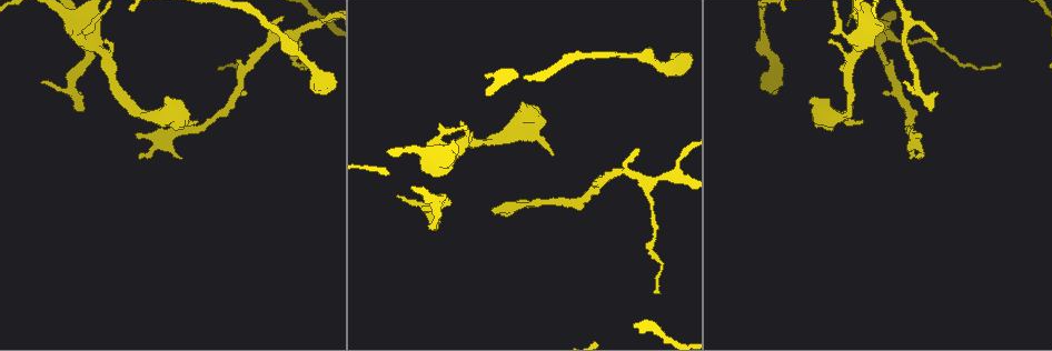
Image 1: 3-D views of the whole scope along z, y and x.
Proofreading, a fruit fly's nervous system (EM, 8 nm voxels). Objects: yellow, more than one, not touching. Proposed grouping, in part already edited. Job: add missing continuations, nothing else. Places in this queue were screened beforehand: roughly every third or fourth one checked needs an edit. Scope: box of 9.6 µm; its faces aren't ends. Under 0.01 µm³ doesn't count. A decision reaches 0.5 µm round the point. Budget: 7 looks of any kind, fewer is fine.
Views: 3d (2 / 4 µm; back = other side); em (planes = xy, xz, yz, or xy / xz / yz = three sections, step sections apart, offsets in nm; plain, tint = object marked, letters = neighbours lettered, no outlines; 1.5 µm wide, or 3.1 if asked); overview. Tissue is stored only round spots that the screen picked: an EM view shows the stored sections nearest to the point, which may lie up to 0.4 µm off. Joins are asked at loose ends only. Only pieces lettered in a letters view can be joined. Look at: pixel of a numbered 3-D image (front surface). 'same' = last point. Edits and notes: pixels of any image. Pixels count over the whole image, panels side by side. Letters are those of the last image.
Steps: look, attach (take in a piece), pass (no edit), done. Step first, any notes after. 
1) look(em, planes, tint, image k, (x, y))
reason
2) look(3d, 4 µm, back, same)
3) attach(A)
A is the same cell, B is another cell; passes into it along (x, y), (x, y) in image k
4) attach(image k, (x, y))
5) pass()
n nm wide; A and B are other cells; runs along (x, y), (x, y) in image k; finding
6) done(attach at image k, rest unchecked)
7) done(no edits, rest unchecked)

look(em, planes, plain, image 1, (82, 110))
an open end

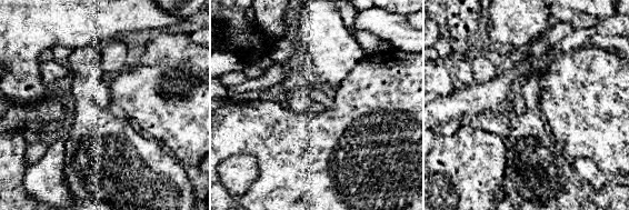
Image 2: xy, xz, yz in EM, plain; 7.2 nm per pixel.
look(em, planes, letters, same)

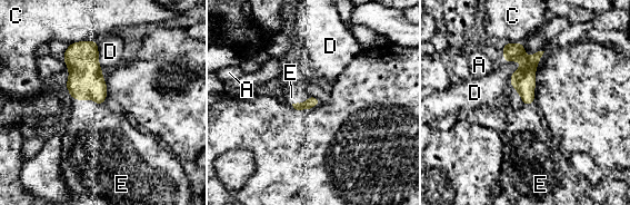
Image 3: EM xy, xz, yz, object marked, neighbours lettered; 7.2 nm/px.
attach(E)
E is the same cell, A, C and D are other cells; the neuron continues

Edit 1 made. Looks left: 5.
look(3d, 4 µm, image 1, (810, 101))
branch stops here

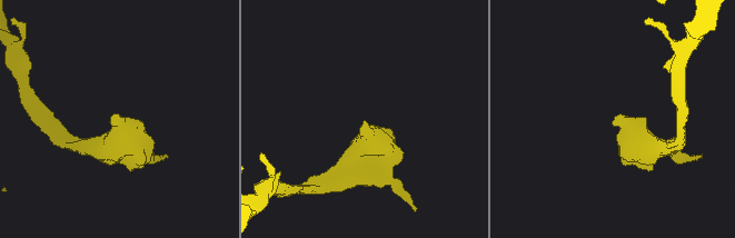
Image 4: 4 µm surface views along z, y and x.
look(em, planes, letters, image 4, (116, 118))
need the tissue

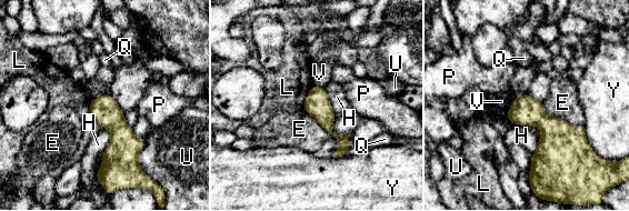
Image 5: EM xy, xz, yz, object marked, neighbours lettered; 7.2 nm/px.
pass()
E touches over 420 nm; E, H, L, P, Q, U, V and Y are other cells; none of them fits

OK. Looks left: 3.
look(em, planes, tint, image 1, (283, 16))

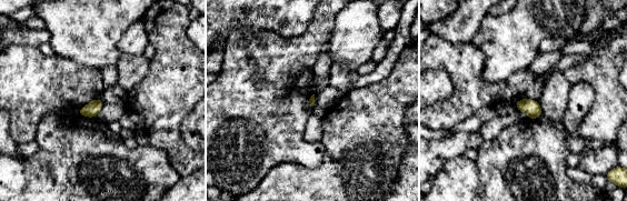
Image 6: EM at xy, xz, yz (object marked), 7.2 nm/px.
look(em, planes, letters, same)

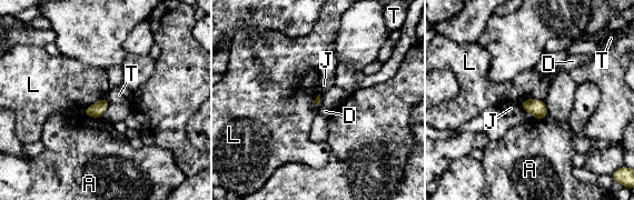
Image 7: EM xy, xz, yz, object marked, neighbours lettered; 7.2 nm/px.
pass()
A, D, J, L and T are other cells; border along (105, 97), (82, 110) in image 7; none of them fits

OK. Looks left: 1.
done(attach at image 3, rest unchecked)

